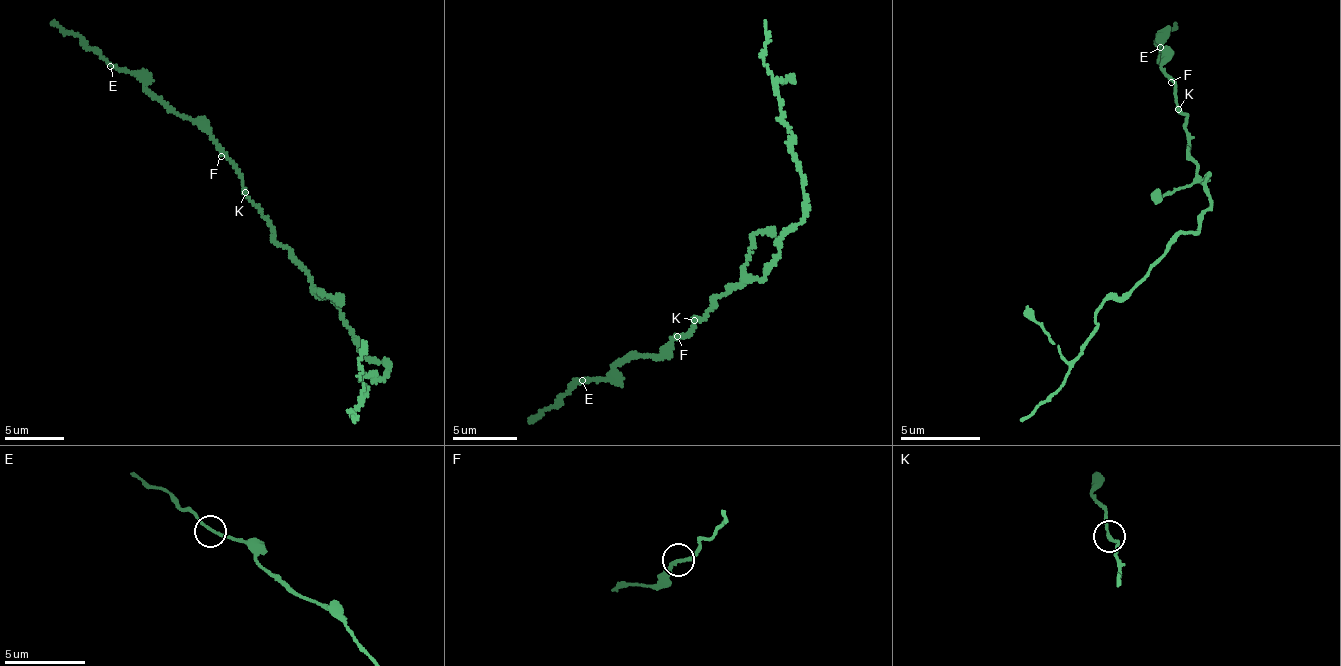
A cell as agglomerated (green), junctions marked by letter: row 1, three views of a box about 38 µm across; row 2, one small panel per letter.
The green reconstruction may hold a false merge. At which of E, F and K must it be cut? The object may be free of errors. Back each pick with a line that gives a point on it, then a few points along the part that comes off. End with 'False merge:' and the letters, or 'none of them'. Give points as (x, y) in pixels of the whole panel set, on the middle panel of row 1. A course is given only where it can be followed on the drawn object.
False merge: none of them

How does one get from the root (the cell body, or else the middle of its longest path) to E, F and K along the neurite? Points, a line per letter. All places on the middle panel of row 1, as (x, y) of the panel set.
E: (730, 290), (659, 355), (582, 380)
F: (730, 290), (714, 297), (717, 305), (708, 316), (695, 318), (693, 331), (685, 337), (677, 336)
K: (730, 290), (714, 297), (717, 305), (707, 312), (708, 316), (695, 319)

